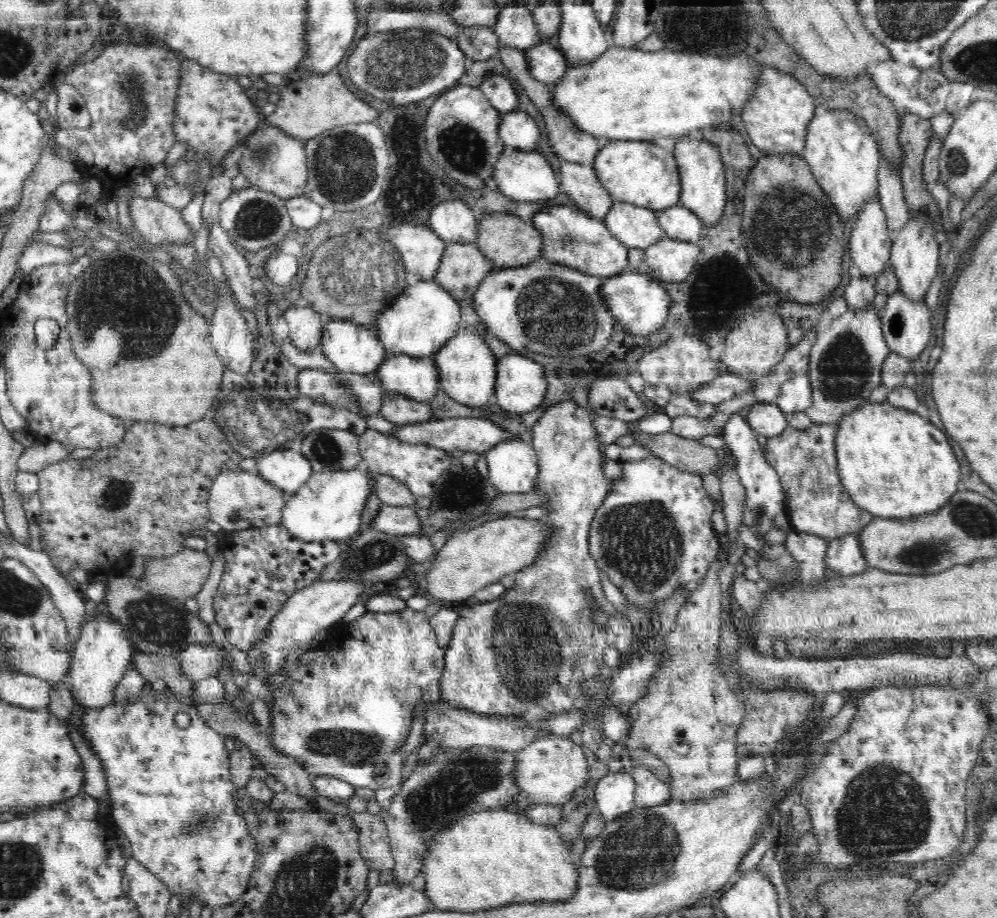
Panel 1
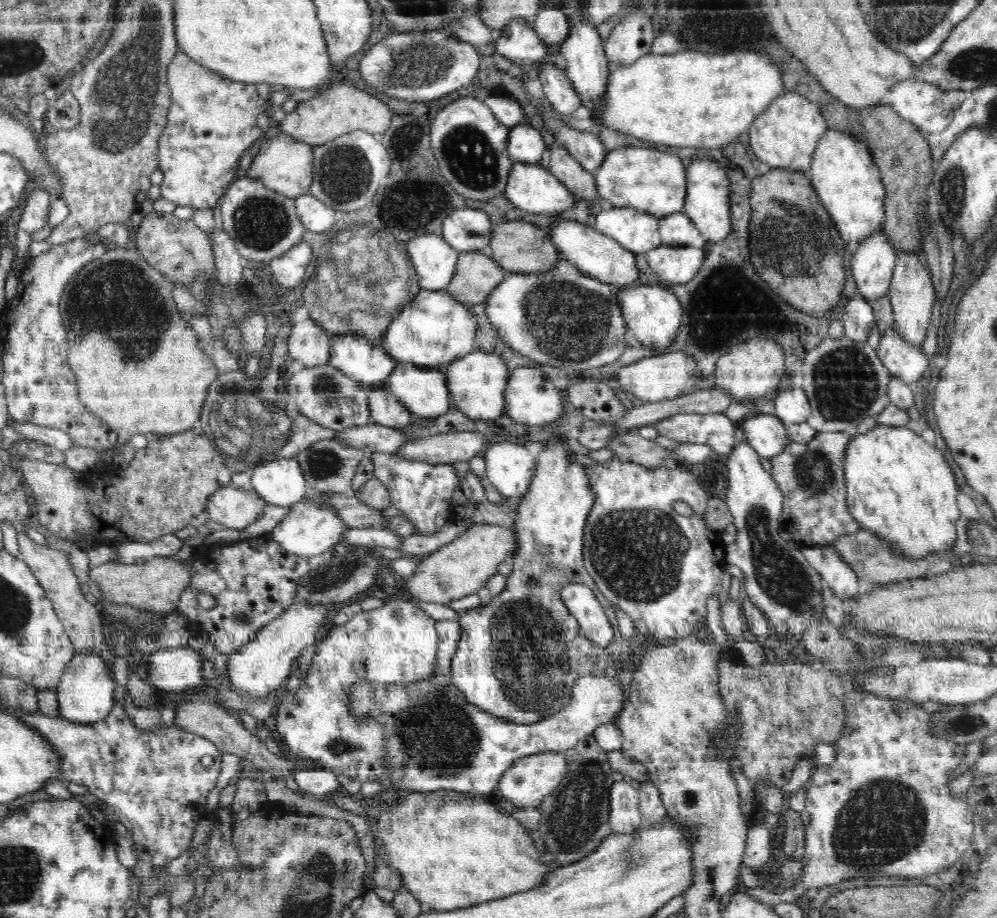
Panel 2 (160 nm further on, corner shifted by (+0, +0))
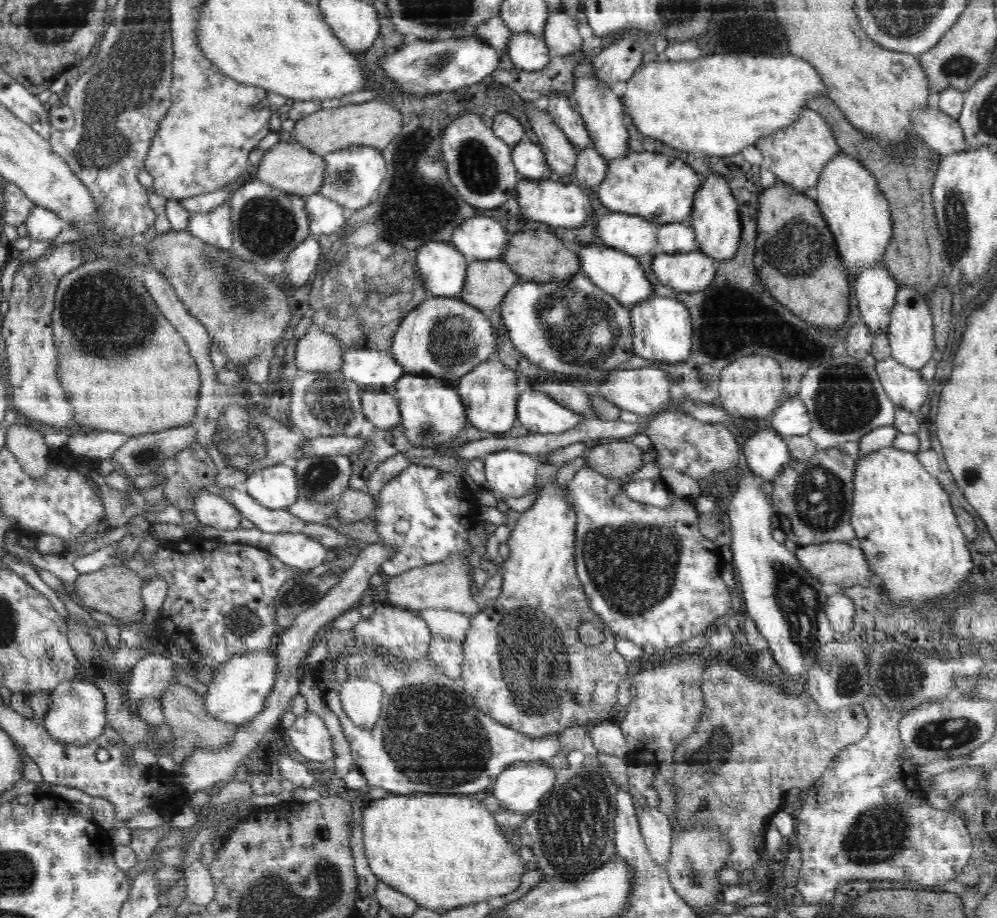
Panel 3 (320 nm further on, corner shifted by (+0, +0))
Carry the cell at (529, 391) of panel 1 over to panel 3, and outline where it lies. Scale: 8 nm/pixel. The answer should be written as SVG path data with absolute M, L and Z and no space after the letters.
M521 386L516 402L517 422L530 434L560 434L582 422L584 416L552 400L549 394Z

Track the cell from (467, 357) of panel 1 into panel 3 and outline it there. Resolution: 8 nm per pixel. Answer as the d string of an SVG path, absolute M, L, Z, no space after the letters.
M495 357L460 378L456 387L469 422L480 430L496 435L512 430L512 426L517 422L516 402L521 386L517 373L508 369L501 360Z

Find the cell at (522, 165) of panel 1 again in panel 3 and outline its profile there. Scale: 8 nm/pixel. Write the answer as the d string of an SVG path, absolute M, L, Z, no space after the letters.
M520 178L516 184L515 194L520 210L526 218L536 222L546 222L556 228L581 228L593 215L592 203L589 201L587 189L582 186L559 181Z

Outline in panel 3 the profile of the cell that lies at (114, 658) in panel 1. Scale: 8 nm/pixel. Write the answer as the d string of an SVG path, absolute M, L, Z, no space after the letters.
M85 677L72 680L64 680L49 696L51 705L45 714L43 721L46 732L58 742L63 744L75 744L84 746L94 741L107 728L106 699L100 688Z

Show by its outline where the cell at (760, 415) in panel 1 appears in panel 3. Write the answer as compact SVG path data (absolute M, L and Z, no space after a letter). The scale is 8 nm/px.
M772 427L752 433L744 445L747 468L758 481L773 483L788 466L791 456L787 441Z

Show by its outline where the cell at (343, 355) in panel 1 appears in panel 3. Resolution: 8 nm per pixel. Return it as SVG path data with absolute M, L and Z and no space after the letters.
M346 347L342 352L341 372L347 379L357 382L363 389L392 391L394 383L404 375L402 366L387 351L379 351L368 347Z

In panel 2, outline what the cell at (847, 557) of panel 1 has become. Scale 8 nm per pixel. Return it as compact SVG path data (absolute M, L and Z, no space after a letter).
M829 545L801 546L802 555L821 575L838 600L850 603L857 596L859 580L856 573L842 561L836 549Z

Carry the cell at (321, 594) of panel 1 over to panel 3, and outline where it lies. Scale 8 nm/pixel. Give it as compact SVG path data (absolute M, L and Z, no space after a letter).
M276 649L244 652L220 664L213 672L212 683L205 695L205 711L208 716L222 722L243 726L266 706L266 698L272 692L276 680Z

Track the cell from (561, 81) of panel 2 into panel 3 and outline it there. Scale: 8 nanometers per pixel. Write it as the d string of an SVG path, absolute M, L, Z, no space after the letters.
M555 93L548 97L549 105L546 109L551 115L554 124L563 130L568 141L574 145L574 149L582 151L591 145L589 132L586 130L582 116L572 110L570 96Z

